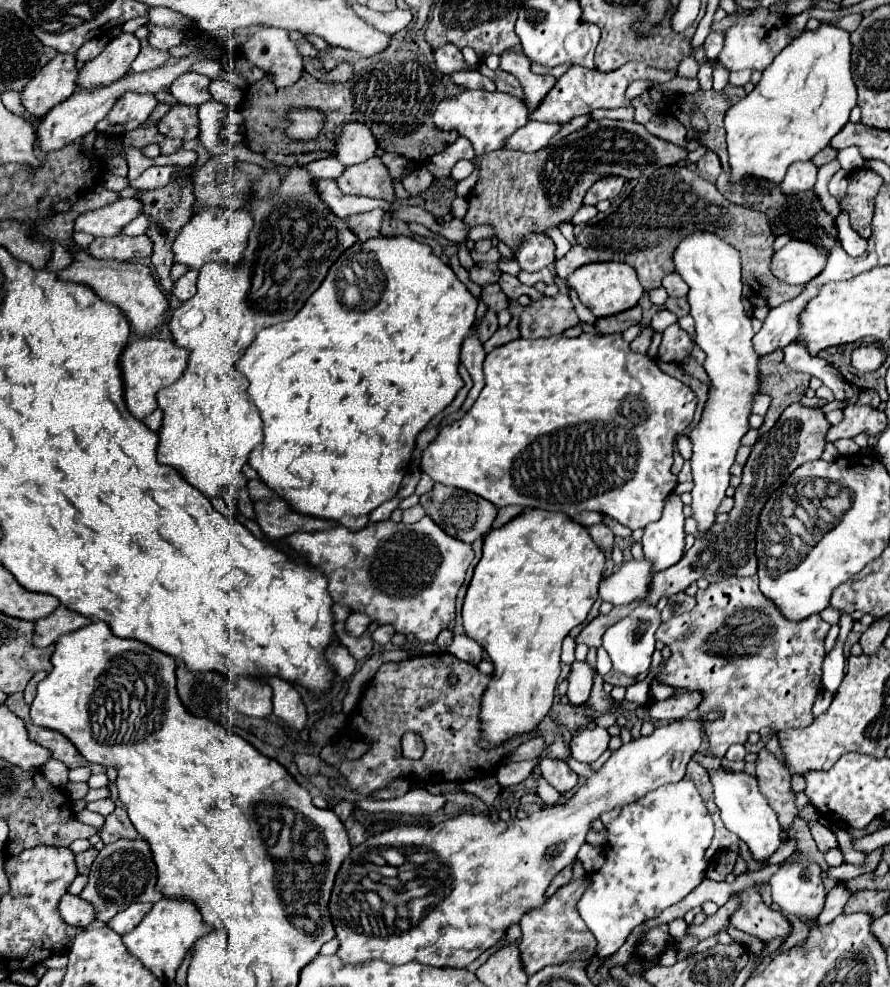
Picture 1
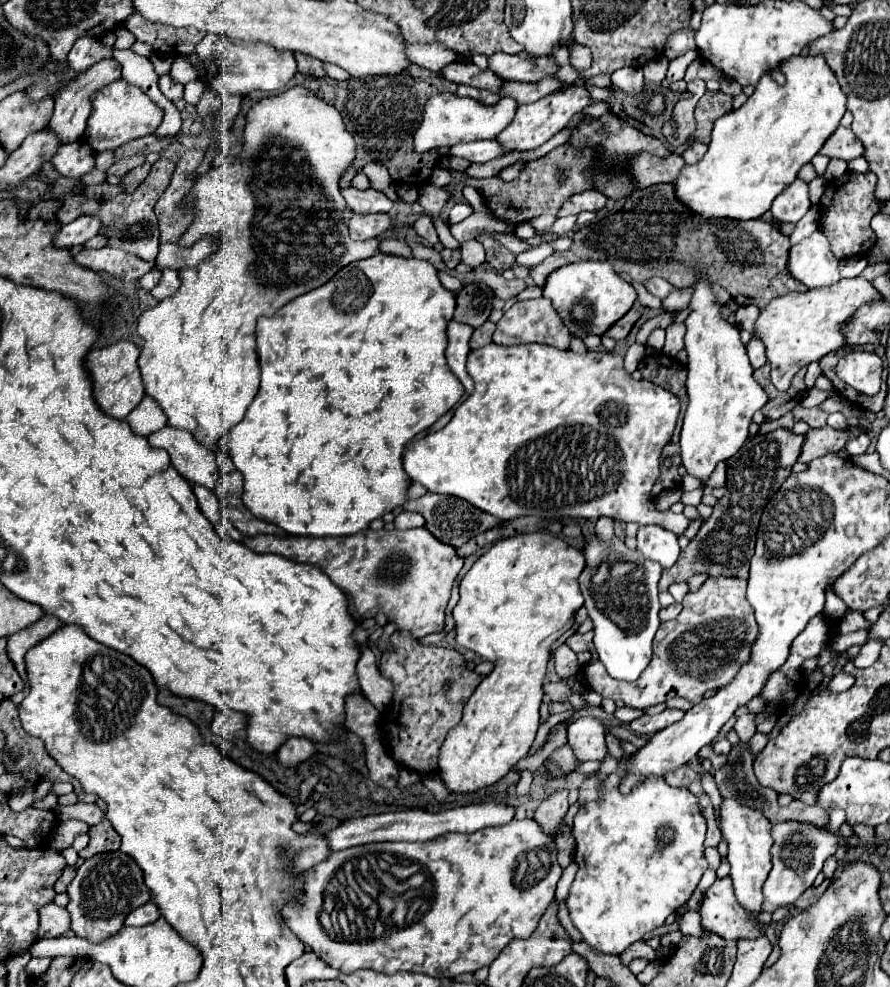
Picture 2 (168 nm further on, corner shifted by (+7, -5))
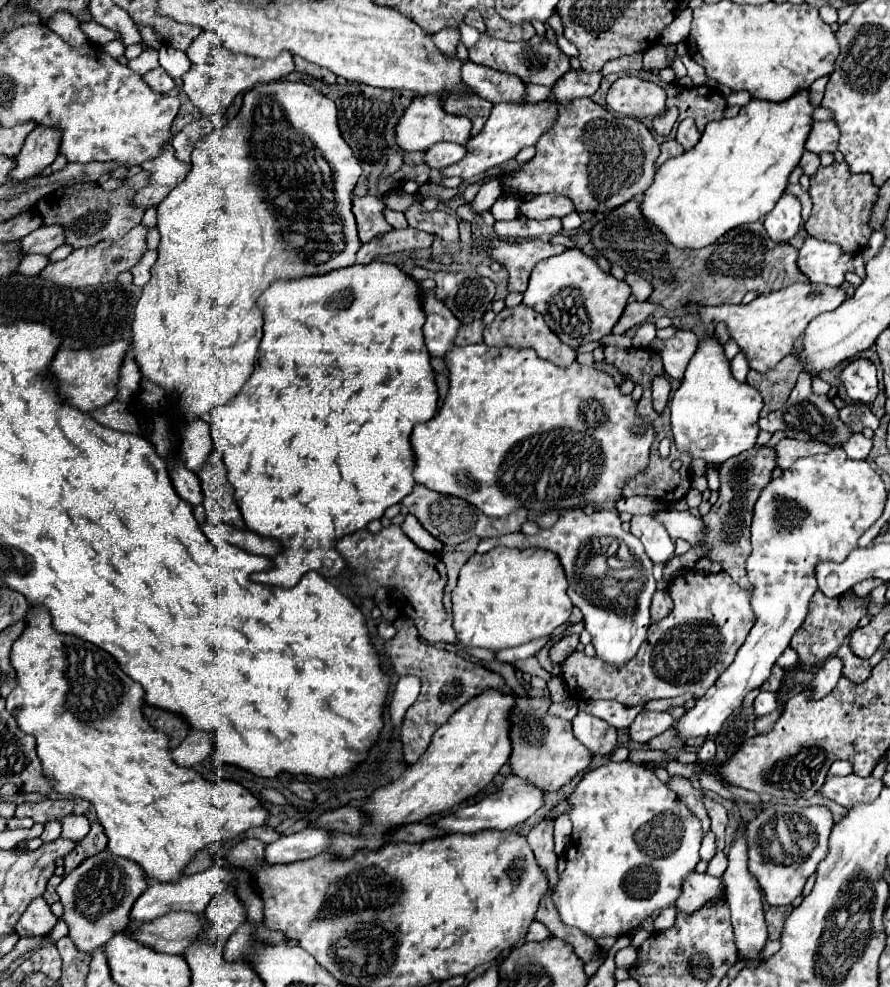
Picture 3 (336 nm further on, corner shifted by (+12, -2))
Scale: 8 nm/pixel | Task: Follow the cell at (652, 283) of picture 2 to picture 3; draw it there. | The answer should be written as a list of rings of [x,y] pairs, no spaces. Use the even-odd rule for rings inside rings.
[[[626,274],[626,276],[624,276],[624,282],[632,288],[632,296],[634,296],[636,300],[640,300],[640,302],[648,300],[648,296],[652,294],[650,282],[646,282],[644,278],[640,278],[638,274]]]

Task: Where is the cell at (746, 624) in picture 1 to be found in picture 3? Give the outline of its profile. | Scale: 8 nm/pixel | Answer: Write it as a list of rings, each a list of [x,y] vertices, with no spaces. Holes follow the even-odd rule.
[[[694,570],[678,574],[670,582],[668,594],[674,600],[674,610],[668,618],[648,628],[646,640],[642,642],[642,646],[630,662],[622,666],[610,666],[602,662],[598,656],[588,658],[580,650],[574,650],[564,662],[560,662],[562,678],[566,680],[570,698],[576,700],[576,696],[580,694],[580,700],[616,700],[624,706],[636,706],[656,698],[674,698],[684,692],[690,692],[698,700],[708,692],[708,688],[718,680],[726,666],[732,664],[736,652],[740,650],[750,628],[754,626],[754,610],[750,606],[752,594],[748,590],[742,590],[726,572],[698,574]]]

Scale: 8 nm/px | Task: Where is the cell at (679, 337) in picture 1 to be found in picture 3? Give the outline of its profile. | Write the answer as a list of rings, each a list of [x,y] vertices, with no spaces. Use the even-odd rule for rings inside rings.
[[[646,322],[636,331],[632,344],[636,346],[636,349],[648,348],[654,338],[656,338],[656,327],[653,323]]]

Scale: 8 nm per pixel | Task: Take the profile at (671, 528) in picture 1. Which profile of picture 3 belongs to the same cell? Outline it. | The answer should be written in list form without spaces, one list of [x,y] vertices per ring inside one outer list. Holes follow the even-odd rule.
[[[632,516],[632,534],[640,538],[652,562],[668,562],[674,556],[674,542],[654,516]]]

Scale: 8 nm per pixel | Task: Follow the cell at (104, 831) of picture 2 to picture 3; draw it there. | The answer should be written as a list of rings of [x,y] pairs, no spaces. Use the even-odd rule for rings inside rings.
[[[94,822],[88,836],[84,840],[78,842],[78,846],[68,854],[64,856],[64,874],[68,874],[70,870],[74,870],[78,864],[82,864],[86,858],[102,852],[106,848],[108,840],[106,840],[106,834],[104,834],[104,828]]]

